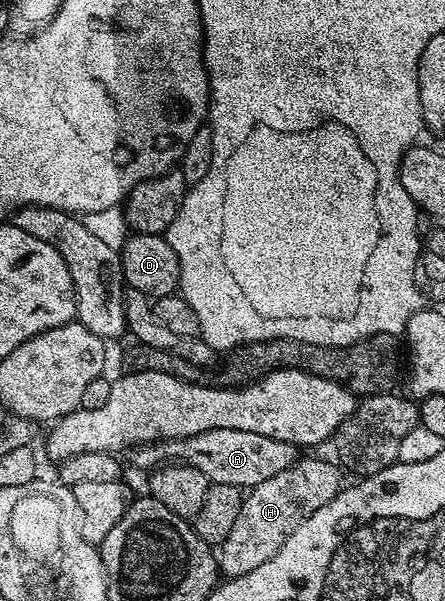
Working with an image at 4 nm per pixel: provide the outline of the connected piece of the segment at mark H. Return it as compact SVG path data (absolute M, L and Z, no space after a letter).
M303 456L292 467L280 471L280 475L264 479L264 483L253 486L243 496L240 515L236 515L232 531L228 531L228 535L216 549L218 572L223 578L248 575L248 571L256 571L260 563L268 563L268 559L272 559L272 555L276 555L276 551L284 547L288 535L292 535L292 531L296 531L296 527L300 527L300 523L304 523L304 519L312 515L312 511L320 511L324 503L342 492L343 470L331 461Z

